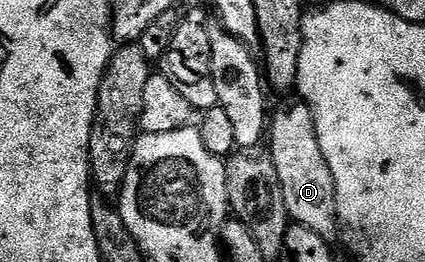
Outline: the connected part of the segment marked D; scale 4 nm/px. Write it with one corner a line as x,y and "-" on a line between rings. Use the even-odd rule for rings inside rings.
299,101
296,107
287,107
270,116
269,158
277,169
277,177
281,181
281,189
285,197
285,209
288,216
298,226
313,229
317,237
328,241
340,234
339,218
335,212
335,182
333,173
325,161
325,153
321,153
321,145
317,141
317,129
311,116
311,108
306,102

